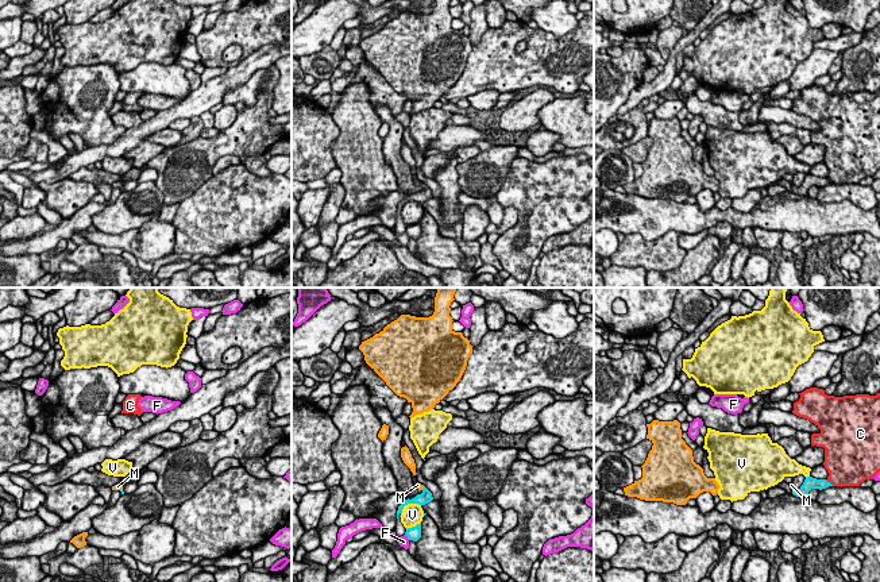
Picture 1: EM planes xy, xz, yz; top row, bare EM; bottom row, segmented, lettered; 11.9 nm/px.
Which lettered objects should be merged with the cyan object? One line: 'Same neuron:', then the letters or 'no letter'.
Same neuron: M

